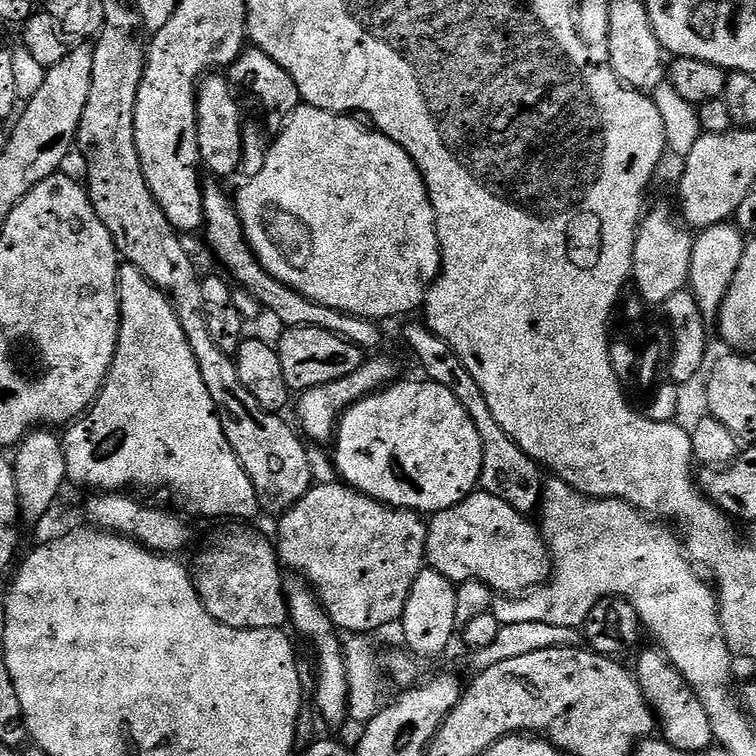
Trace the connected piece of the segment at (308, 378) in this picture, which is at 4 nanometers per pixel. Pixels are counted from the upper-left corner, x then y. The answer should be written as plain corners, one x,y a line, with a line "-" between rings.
290,328
281,333
280,344
275,345
275,350
282,362
286,386
296,394
346,378
354,374
354,370
358,370
366,359
365,353
355,344
333,332
317,328

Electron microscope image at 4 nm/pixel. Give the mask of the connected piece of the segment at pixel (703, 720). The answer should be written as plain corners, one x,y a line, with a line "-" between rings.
649,646
637,658
634,675
640,683
641,690
644,691
644,696
648,699
648,705
656,713
659,731
667,744
686,754
692,754
692,752
702,754
706,749
713,747
712,727
710,718
706,714
706,706
702,706
690,682
682,678
680,671
668,662
659,648

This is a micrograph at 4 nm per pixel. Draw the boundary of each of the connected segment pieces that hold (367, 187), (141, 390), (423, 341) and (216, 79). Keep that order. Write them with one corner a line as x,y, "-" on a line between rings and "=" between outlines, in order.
301,103
284,121
283,128
275,133
276,141
273,142
272,149
265,154
264,165
257,170
256,177
249,184
241,186
240,193
235,193
234,203
258,262
262,262
262,266
271,276
278,278
278,282
290,286
310,302
330,306
351,316
361,316
363,320
381,322
380,320
388,320
391,316
404,316
415,308
417,311
423,305
428,287
440,275
440,243
436,233
434,206
428,197
424,179
420,177
410,154
406,154
406,150
394,143
389,136
384,136
371,127
363,128
356,120
359,119
348,114
327,112
=
121,263
120,265
120,333
114,362
110,366
107,378
104,379
104,385
95,404
79,420
73,420
71,424
67,425
65,432
68,433
63,433
62,439
66,454
66,470
68,479
73,485
81,484
84,488
92,488
88,490
99,490
100,492
136,490
132,488
165,488
166,491
172,492
173,498
176,499
177,506
175,505
175,507
181,513
189,512
192,516
228,516
224,518
231,518
236,522
252,522
256,515
261,515
262,509
258,502
258,494
254,490
254,482
250,482
250,474
246,474
246,470
242,466
238,454
234,454
230,442
226,442
226,434
222,430
222,422
216,412
214,398
210,398
210,390
206,390
206,382
202,382
202,370
198,370
194,350
190,350
190,342
186,342
186,334
178,322
171,302
163,292
159,292
148,281
146,274
142,274
142,270
138,270
132,264
=
423,322
408,324
404,328
404,340
408,343
408,348
420,359
420,364
424,367
423,375
429,380
438,382
462,402
466,414
470,414
470,422
474,422
474,430
478,430
478,438
482,438
482,474
480,475
479,487
485,492
494,494
494,498
502,498
514,510
525,514
532,514
537,511
542,500
542,479
540,480
541,465
525,454
518,445
504,433
502,426
494,419
494,414
490,414
490,405
486,398
482,398
482,390
478,382
462,366
458,354
450,350
438,334
434,334
428,329
428,325
=
209,74
200,81
196,89
196,121
198,122
198,150
200,163
211,175
217,178
232,176
244,160
244,124
240,121
240,108
236,105
237,93
228,82
227,75

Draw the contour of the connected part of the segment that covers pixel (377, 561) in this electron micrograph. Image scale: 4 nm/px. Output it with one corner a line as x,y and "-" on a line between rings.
343,482
336,484
320,484
309,488
308,493
301,498
293,508
279,517
280,525
276,528
274,535
274,545
279,561
285,569
293,568
293,573
299,574
303,579
311,584
316,595
324,604
324,609
328,612
328,617
332,619
337,629
344,634
371,634
379,628
384,628
387,624
403,621
404,611
406,610
406,598
410,598
410,586
414,586
414,578
418,578
420,571
426,567
426,542
428,541
428,524
425,517
419,512
412,512
409,508
391,508
388,504
378,502
369,496
363,496
355,488
348,487

